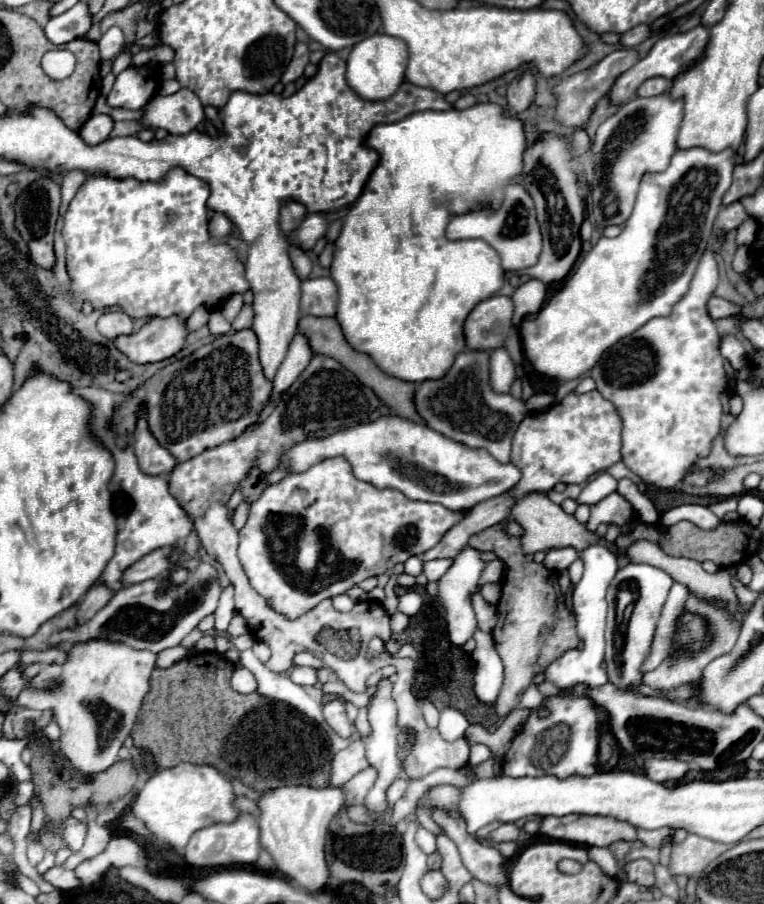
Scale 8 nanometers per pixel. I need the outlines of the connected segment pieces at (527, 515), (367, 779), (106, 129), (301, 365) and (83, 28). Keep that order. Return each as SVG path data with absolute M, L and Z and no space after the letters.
M526 492L524 496L516 498L510 508L510 518L516 520L526 530L526 534L522 536L524 554L534 554L538 550L564 548L564 546L572 546L580 552L580 548L584 548L588 540L600 540L602 544L608 544L604 538L598 538L594 532L588 532L582 524L576 522L574 516L566 514L558 504L554 504L546 494L540 494L540 492Z
M366 768L364 772L358 772L352 780L348 780L348 784L344 784L344 792L348 796L346 800L346 806L350 804L362 804L364 802L364 796L368 794L370 786L374 784L376 780L376 770L374 768Z
M98 114L98 116L90 116L84 122L84 126L80 128L80 136L88 146L96 146L96 144L102 144L104 140L110 138L112 128L114 128L112 118L106 114Z
M296 334L288 346L288 354L284 358L284 362L280 364L276 378L272 382L272 396L270 396L270 404L276 404L282 398L282 392L286 392L296 380L298 376L304 372L304 368L310 364L314 352L310 348L310 342L306 340L304 334Z
M78 2L68 12L52 18L46 24L44 32L46 32L50 42L66 44L66 42L72 42L76 38L84 38L86 32L90 30L90 26L92 26L92 12L90 12L86 2Z

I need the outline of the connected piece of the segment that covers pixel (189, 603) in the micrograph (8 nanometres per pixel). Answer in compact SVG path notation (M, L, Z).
M190 534L186 538L186 546L188 548L176 566L176 568L184 568L188 572L186 582L172 584L170 576L164 574L160 578L150 578L140 584L124 586L88 622L74 626L74 628L66 628L66 630L56 630L50 636L48 646L50 648L62 646L62 644L76 646L76 644L84 644L90 640L108 640L108 642L124 642L134 650L150 650L156 654L166 648L178 646L182 642L182 638L186 634L190 634L202 618L214 614L214 610L218 606L218 598L222 594L218 570L212 564L200 560L196 554L194 534Z

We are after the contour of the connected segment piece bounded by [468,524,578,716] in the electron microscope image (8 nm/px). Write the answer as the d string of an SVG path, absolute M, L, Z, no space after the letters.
M502 524L486 528L484 532L472 536L468 546L476 550L492 550L506 562L508 570L502 582L502 598L496 606L498 624L492 630L496 652L504 664L504 684L494 708L498 716L506 716L516 708L522 692L532 684L532 678L544 672L548 662L556 660L554 656L578 644L576 618L566 606L564 594L558 586L558 574L548 570L544 564L526 562L526 556L520 552L520 540L504 536Z

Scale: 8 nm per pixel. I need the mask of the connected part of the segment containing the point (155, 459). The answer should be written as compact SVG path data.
M140 416L140 424L136 426L134 432L134 452L140 464L140 470L144 474L152 474L152 476L160 476L160 474L170 474L176 466L174 456L162 448L156 438L148 432L148 424L144 420L144 416Z

